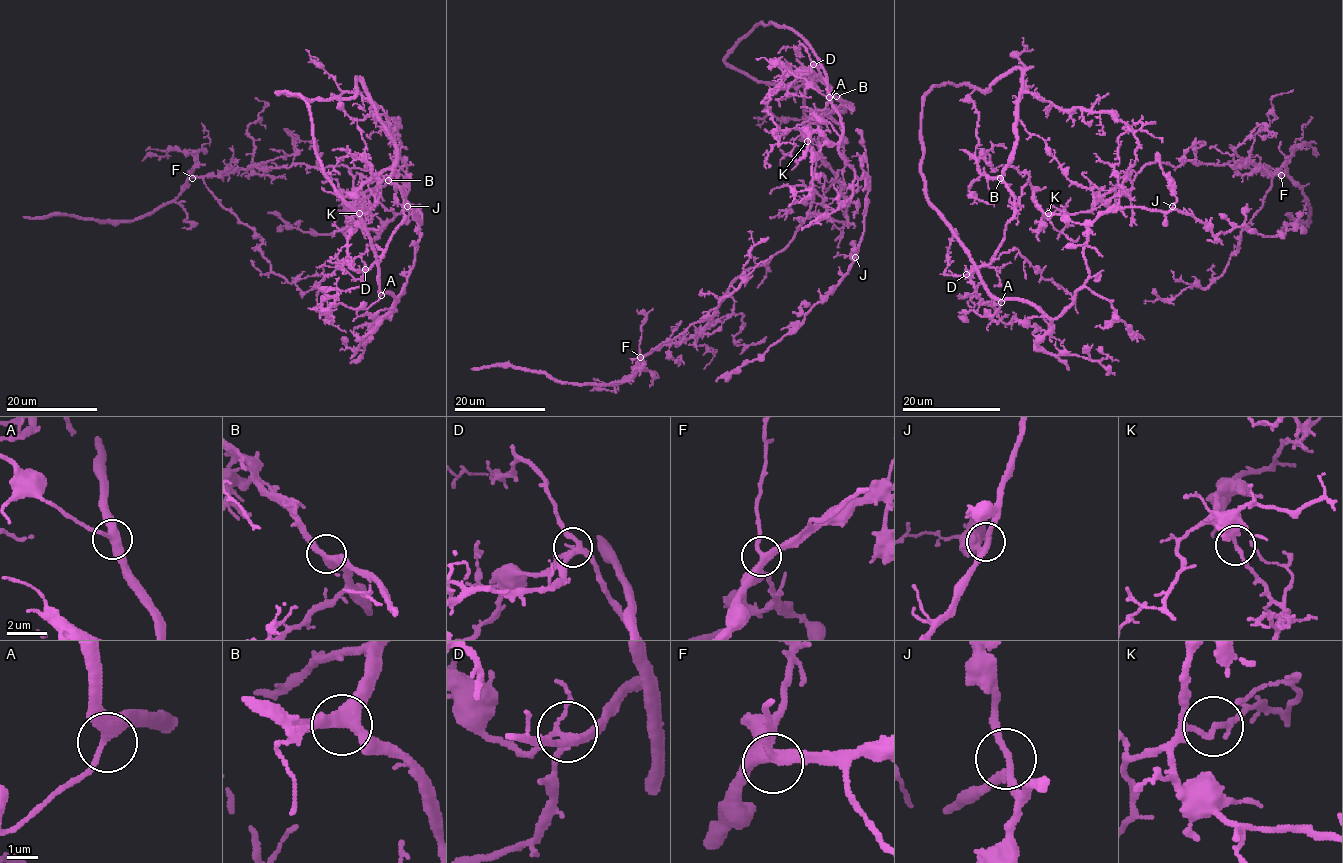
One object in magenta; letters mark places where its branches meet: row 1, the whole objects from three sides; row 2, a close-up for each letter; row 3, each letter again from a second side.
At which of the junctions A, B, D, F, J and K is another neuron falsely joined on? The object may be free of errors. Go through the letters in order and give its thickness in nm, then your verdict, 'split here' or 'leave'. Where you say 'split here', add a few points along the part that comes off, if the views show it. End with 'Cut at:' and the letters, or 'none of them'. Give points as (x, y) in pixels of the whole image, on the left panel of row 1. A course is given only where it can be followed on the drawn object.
A: calibre 380 nm; leave
B: calibre 380 nm; leave
D: calibre 280 nm; leave
F: calibre 320 nm; leave
J: calibre 240 nm; leave
K: calibre 130 nm; split here; course (359, 213), (370, 212), (347, 166), (204, 178), (262, 239), (275, 274), (302, 292), (320, 286)
Cut at: K

